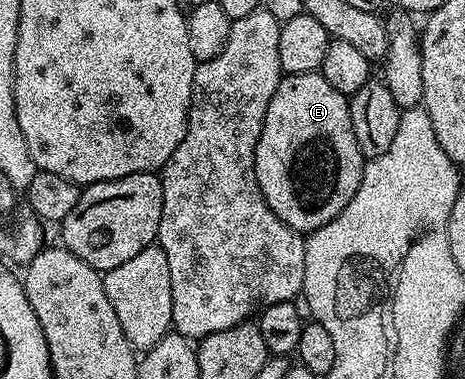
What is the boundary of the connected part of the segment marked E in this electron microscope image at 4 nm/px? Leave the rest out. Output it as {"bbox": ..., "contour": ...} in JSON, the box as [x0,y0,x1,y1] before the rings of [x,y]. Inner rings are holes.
{"bbox":[254,71,364,234],"contour":[[[321,71],[283,75],[280,86],[276,86],[276,94],[272,94],[272,102],[268,102],[268,114],[264,118],[260,142],[256,142],[256,162],[254,165],[256,166],[258,185],[268,202],[268,206],[276,214],[276,218],[280,218],[280,222],[287,224],[293,232],[309,234],[320,226],[332,222],[332,218],[336,218],[340,214],[340,210],[344,210],[344,206],[348,206],[348,202],[352,202],[352,198],[362,181],[364,167],[364,157],[356,142],[356,130],[352,130],[349,99],[344,94],[340,94],[340,90],[336,90],[336,86],[332,86],[332,82],[328,82],[328,78],[324,78]]]}

